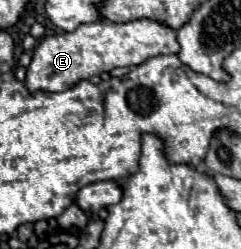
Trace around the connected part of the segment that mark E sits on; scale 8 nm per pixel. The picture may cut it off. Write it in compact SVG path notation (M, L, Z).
M138 19L130 23L84 23L72 33L42 37L32 53L24 85L28 91L64 91L84 79L112 71L114 67L134 67L154 55L178 51L180 43L176 41L176 31L158 21Z

